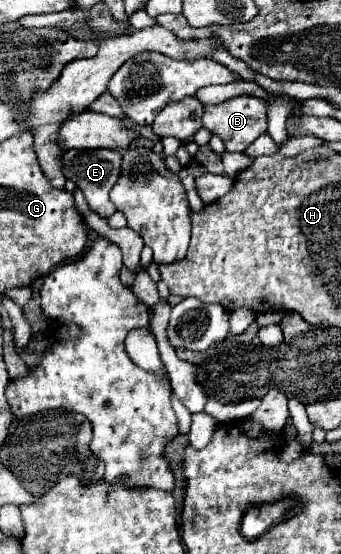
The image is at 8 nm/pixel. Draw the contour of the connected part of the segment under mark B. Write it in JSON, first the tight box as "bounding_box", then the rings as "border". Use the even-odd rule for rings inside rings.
{"bounding_box":[204,96,268,152],"border":[[[234,96],[220,104],[206,104],[204,106],[204,128],[218,134],[224,140],[226,152],[244,152],[258,136],[268,134],[268,116],[266,116],[266,102],[256,96]]]}

